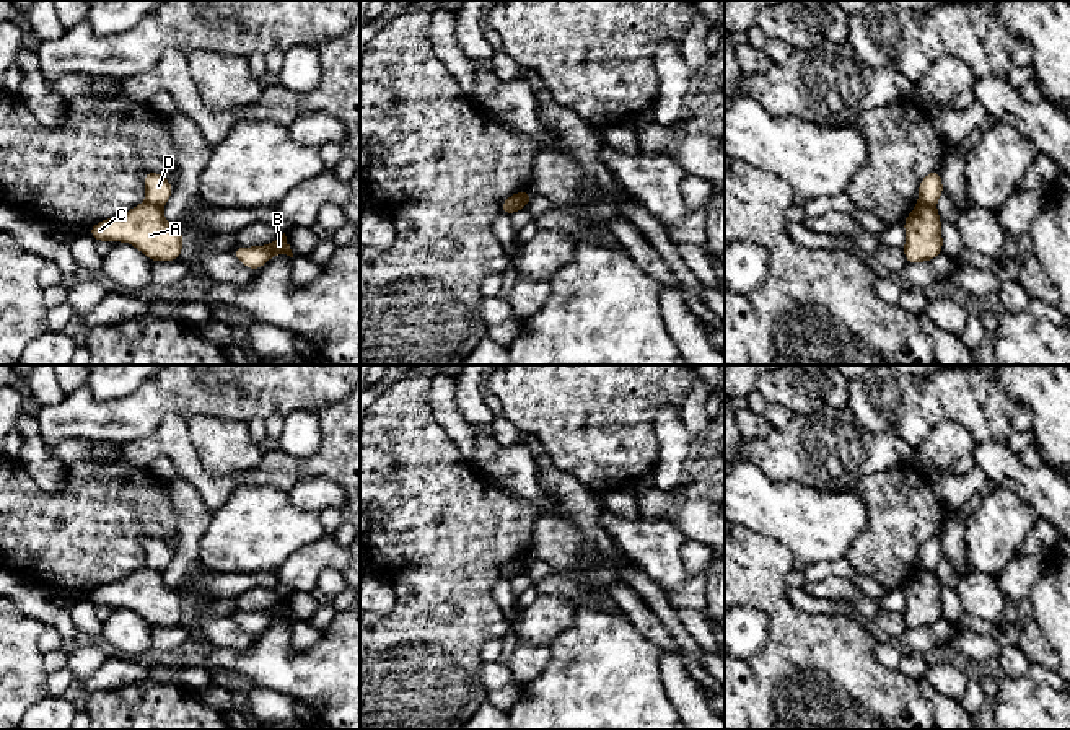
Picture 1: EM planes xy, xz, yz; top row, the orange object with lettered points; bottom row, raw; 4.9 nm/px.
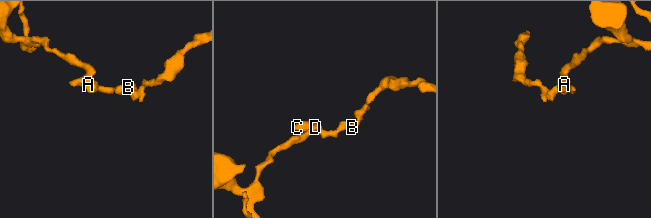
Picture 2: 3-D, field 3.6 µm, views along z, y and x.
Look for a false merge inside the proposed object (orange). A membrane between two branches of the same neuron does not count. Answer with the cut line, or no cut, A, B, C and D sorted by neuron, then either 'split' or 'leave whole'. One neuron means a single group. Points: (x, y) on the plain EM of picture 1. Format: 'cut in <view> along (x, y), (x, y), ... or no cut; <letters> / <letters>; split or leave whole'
cut in yz along (919, 567), (934, 571); A B C / D; split

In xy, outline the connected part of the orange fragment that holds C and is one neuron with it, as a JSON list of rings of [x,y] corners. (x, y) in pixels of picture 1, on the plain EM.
[[[143,567],[119,582],[106,583],[86,596],[94,606],[127,606],[151,627],[181,624],[182,593],[168,588],[161,572],[150,567]]]

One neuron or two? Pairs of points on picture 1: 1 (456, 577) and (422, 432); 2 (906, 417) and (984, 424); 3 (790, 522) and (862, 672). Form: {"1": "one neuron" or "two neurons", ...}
{"1": "one neuron", "2": "one neuron", "3": "two neurons"}

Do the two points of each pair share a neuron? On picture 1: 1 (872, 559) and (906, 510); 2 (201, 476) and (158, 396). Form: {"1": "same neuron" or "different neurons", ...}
{"1": "same neuron", "2": "different neurons"}

